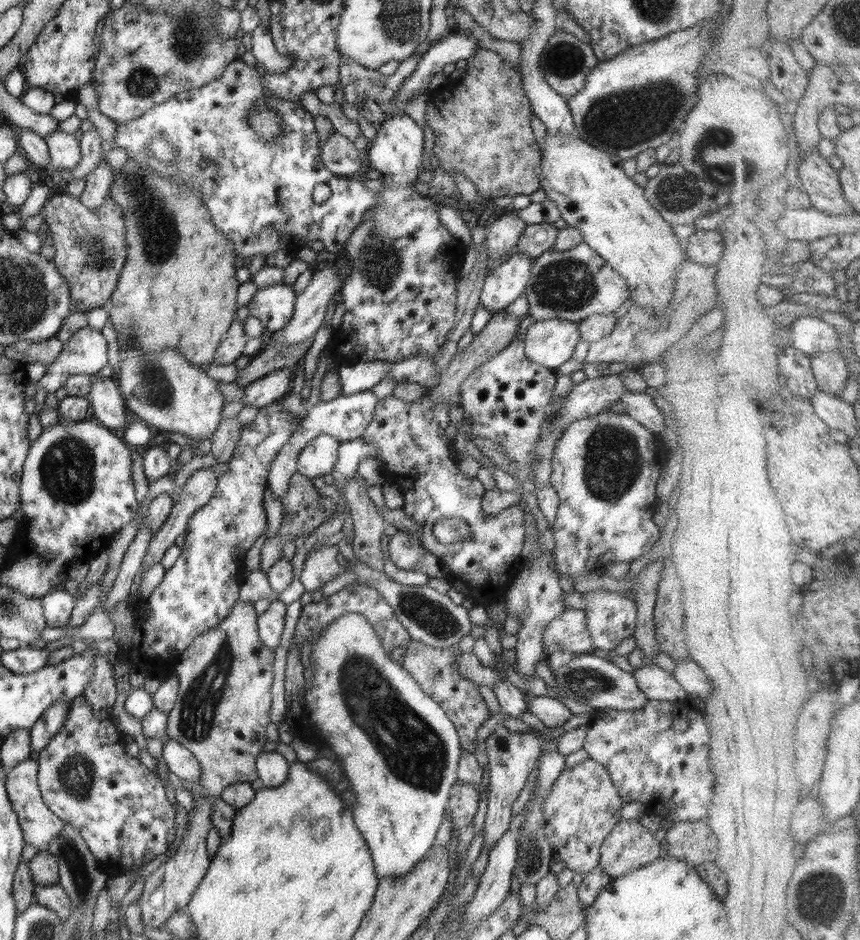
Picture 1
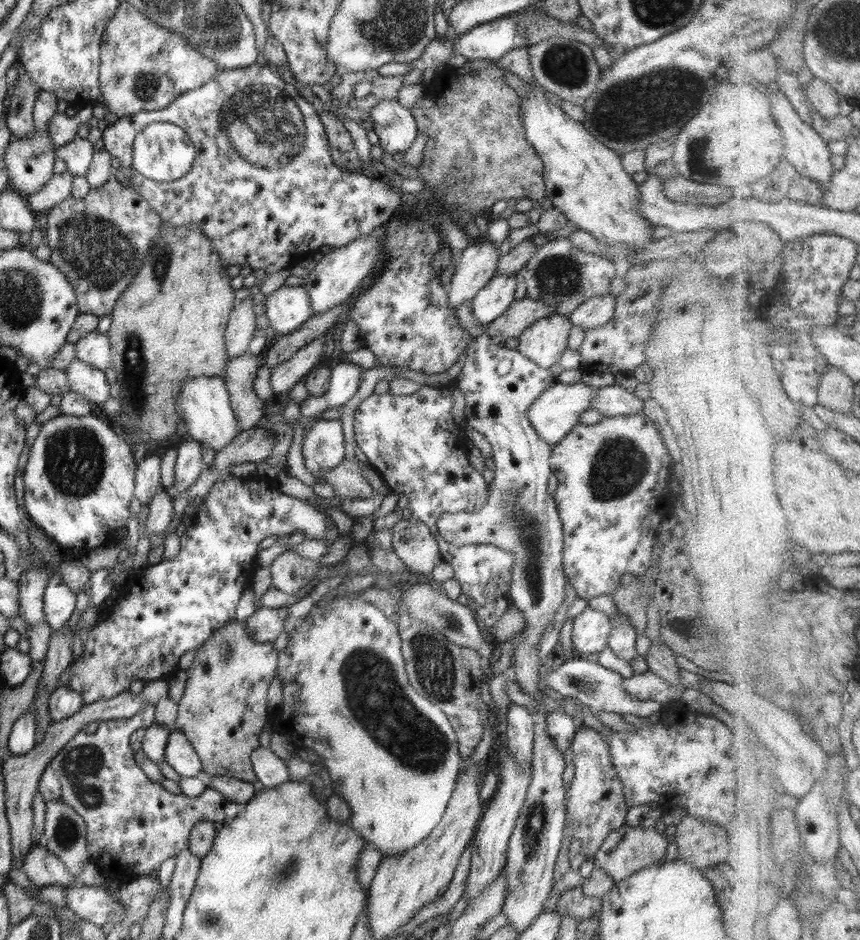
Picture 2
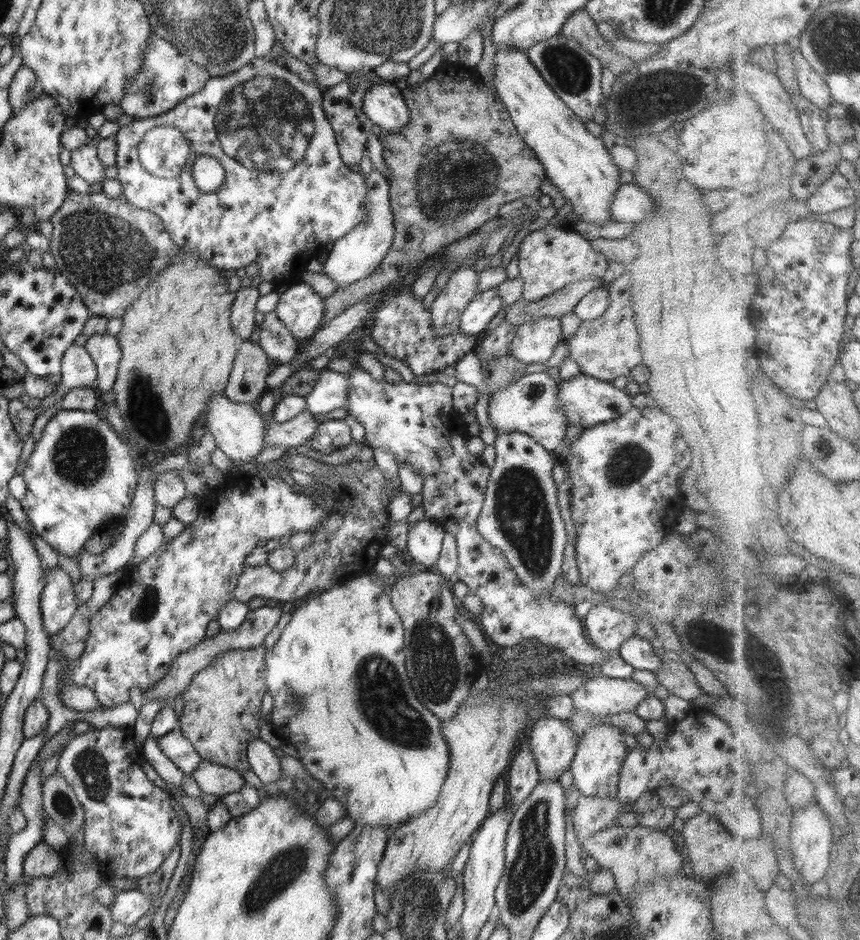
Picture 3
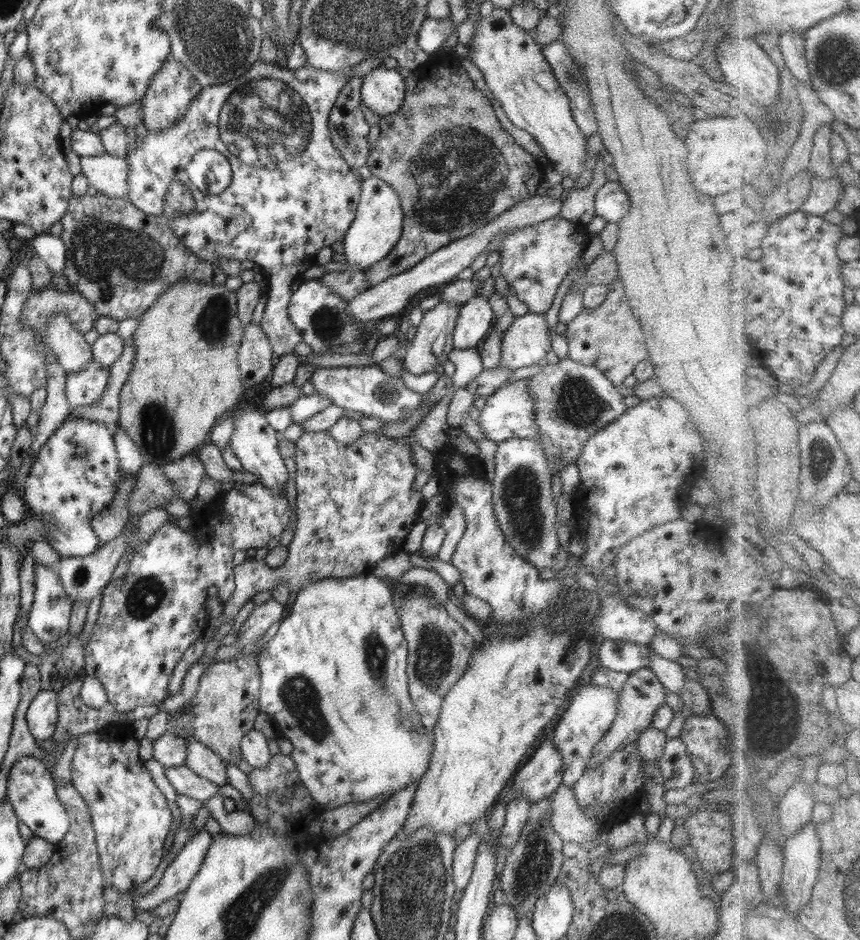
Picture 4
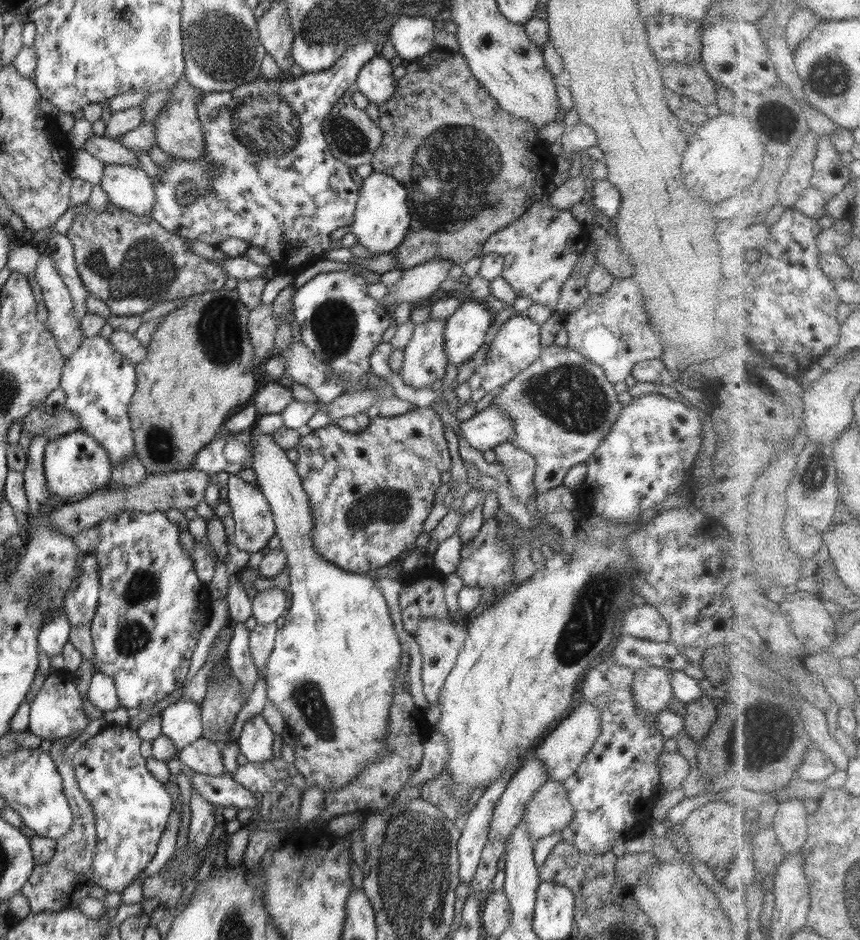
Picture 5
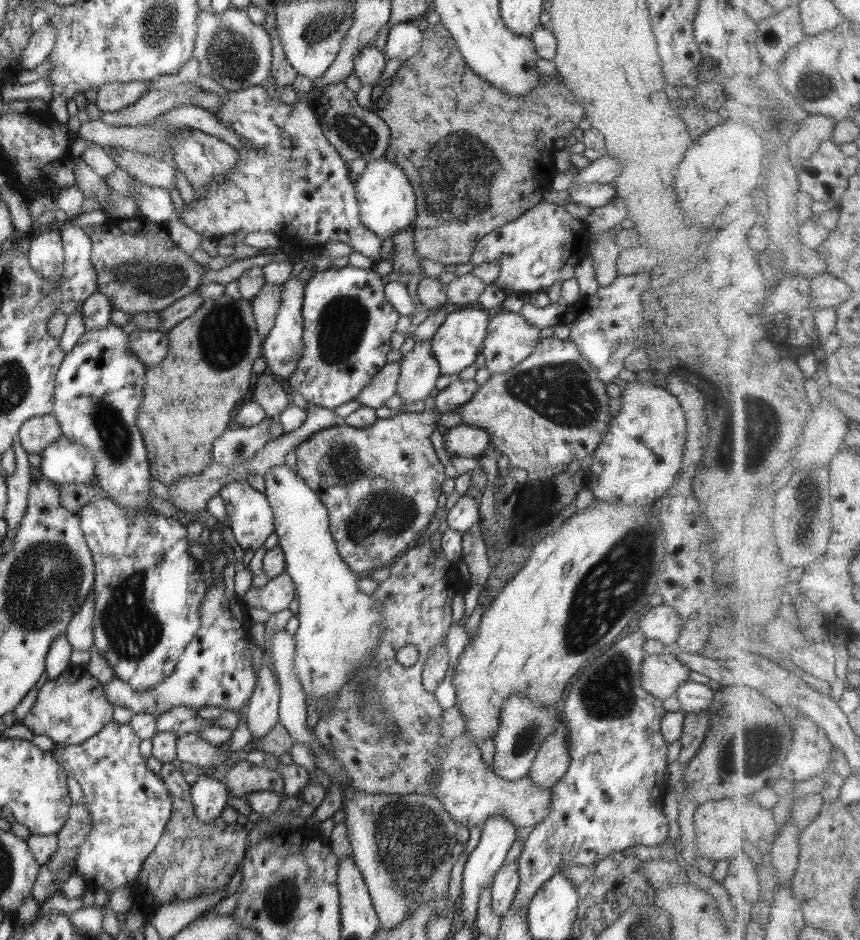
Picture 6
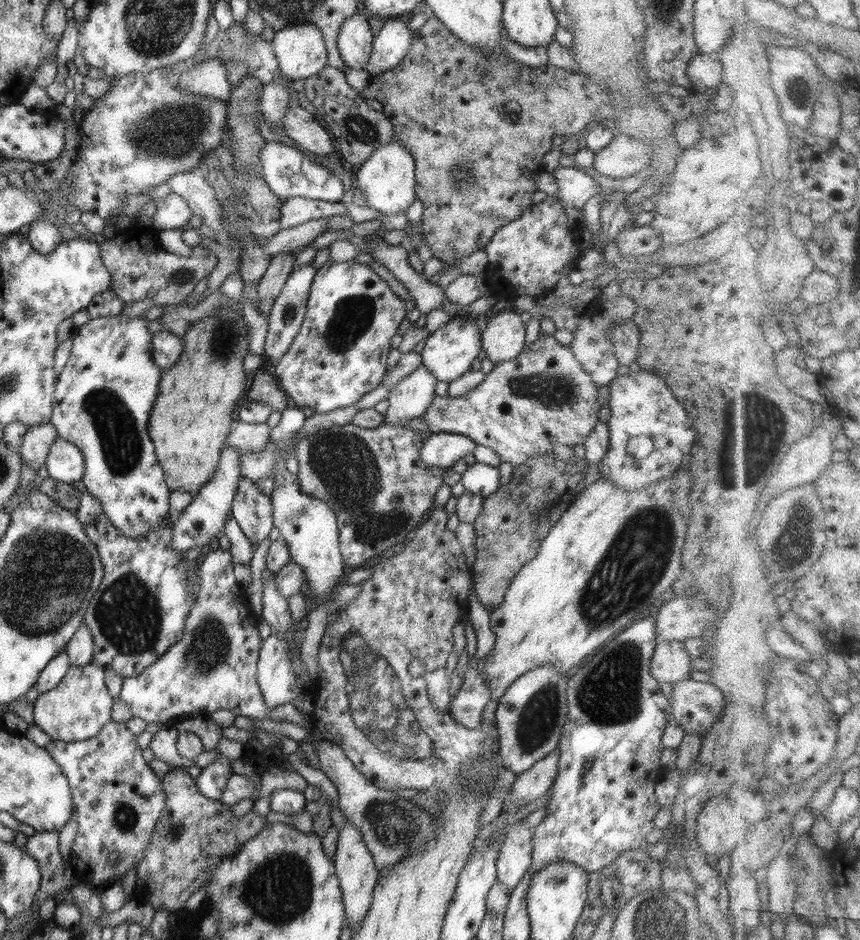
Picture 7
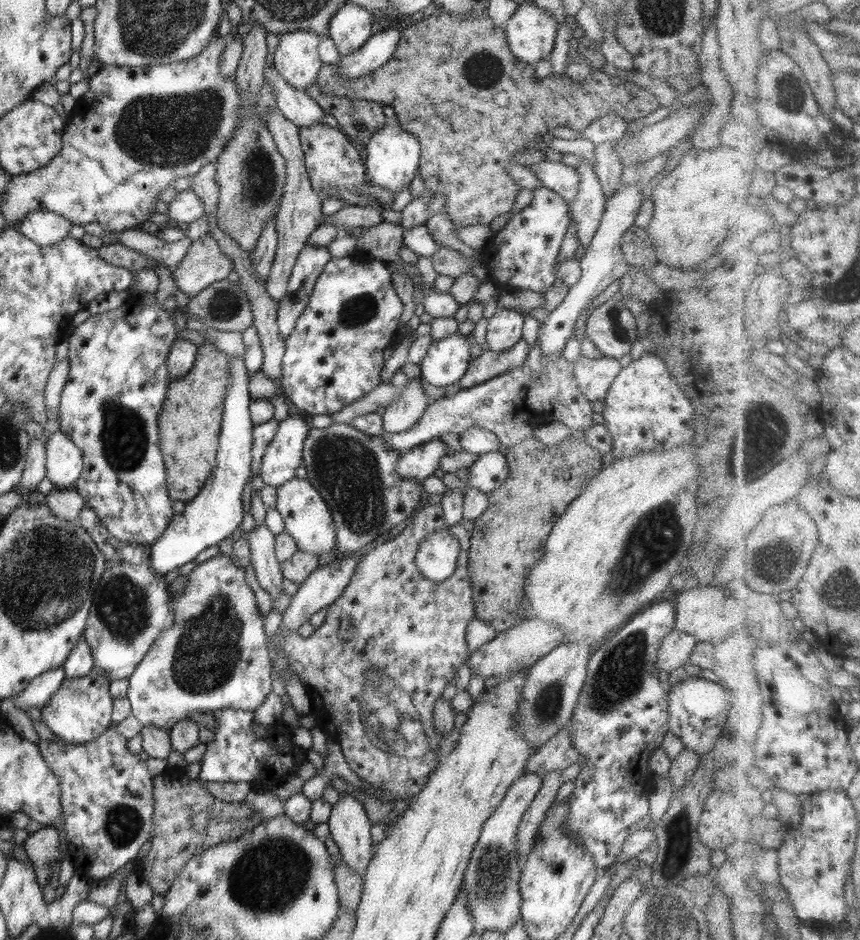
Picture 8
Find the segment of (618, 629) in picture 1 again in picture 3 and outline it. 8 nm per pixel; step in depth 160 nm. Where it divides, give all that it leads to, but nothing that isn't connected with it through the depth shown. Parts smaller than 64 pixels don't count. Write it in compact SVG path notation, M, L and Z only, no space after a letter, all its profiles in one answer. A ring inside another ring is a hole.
M638 636L628 638L620 645L617 654L635 669L655 673L661 667L662 661L654 653L651 641L645 638Z

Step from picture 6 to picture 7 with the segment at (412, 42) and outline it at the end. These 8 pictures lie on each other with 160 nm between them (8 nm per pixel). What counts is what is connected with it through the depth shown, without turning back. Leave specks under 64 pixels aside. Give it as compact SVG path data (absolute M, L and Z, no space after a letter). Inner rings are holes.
M387 18L382 30L372 40L372 57L367 64L369 74L379 75L398 66L410 51L412 31L408 19Z

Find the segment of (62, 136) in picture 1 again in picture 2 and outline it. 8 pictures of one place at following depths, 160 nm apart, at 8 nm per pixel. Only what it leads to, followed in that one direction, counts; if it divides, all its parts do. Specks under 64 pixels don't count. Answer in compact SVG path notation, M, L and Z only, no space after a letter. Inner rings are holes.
M76 135L76 138L67 145L57 146L55 155L56 158L65 162L68 172L73 176L84 177L92 162L96 147L88 139Z

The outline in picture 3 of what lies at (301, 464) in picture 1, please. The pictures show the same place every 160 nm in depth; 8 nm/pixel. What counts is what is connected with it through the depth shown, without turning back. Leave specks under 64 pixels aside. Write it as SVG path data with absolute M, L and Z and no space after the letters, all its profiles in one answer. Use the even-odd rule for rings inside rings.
M329 419L316 427L316 432L307 445L312 450L329 455L331 452L345 449L353 442L348 419Z

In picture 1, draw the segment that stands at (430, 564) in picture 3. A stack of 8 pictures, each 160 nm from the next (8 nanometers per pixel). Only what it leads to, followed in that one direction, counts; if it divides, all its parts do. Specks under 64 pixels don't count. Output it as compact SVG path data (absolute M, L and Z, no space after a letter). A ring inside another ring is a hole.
M397 530L396 534L391 536L387 550L395 566L404 570L412 570L427 551L421 541L415 541L409 535L412 533Z

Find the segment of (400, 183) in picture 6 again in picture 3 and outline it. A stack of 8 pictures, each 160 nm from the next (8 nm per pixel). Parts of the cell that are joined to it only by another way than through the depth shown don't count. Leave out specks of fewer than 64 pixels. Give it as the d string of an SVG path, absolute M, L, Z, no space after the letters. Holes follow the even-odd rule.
M376 168L366 174L366 178L368 185L367 217L354 230L350 230L346 236L339 238L334 243L328 258L323 263L321 272L330 276L338 289L346 288L370 276L391 249L395 226L394 215L390 208L389 181Z

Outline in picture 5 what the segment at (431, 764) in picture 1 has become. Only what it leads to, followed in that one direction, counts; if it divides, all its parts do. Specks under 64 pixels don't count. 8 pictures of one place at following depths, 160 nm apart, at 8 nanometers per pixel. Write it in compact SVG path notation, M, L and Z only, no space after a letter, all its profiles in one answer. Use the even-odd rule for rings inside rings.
M252 427L250 432L252 445L252 464L251 468L256 473L256 485L264 494L264 498L270 505L272 515L274 516L274 524L276 524L276 536L281 540L281 549L284 550L287 556L288 568L290 568L290 585L288 592L292 593L292 600L290 600L290 608L285 612L285 623L282 628L278 629L275 636L275 643L264 668L259 669L259 675L266 681L267 686L267 700L276 706L276 710L280 710L282 718L286 723L286 731L294 729L299 737L296 743L296 748L293 752L295 760L293 765L296 770L304 776L312 785L319 786L326 795L326 792L336 790L348 784L357 774L363 772L367 768L367 764L371 764L375 758L379 758L385 750L387 750L388 723L389 710L393 703L393 696L395 695L395 676L397 670L401 665L401 654L403 654L403 645L398 639L398 633L392 619L390 619L390 612L388 611L388 604L383 596L383 593L378 586L376 586L376 577L371 574L356 574L342 570L335 564L330 564L324 560L319 554L315 553L313 542L311 541L310 532L314 528L314 519L312 519L312 509L310 509L308 495L302 487L302 478L297 474L297 469L294 462L291 462L278 443L274 440L271 434L266 434L260 430L260 427Z

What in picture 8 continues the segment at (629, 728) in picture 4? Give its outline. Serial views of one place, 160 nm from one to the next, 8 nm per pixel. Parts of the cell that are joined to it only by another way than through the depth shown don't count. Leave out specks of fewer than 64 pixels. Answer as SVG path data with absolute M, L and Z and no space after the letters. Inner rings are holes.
M673 630L663 637L657 650L656 666L659 671L672 672L680 666L687 666L692 650L696 646L696 637L685 632Z

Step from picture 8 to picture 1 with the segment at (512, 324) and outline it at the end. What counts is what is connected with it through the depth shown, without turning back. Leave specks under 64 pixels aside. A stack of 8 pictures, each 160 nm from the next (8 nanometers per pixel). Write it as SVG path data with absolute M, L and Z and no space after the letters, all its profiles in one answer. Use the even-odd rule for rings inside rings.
M558 318L536 321L525 334L525 354L529 361L557 369L571 359L580 341L581 332L576 322Z

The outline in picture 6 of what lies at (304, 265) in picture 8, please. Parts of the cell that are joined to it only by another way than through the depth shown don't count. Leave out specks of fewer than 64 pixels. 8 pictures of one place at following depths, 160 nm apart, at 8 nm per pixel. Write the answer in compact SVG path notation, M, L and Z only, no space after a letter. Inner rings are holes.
M298 276L290 279L282 288L281 305L276 315L275 325L262 343L262 354L267 363L267 372L280 380L289 380L297 370L297 360L303 351L303 303L305 284L298 282Z

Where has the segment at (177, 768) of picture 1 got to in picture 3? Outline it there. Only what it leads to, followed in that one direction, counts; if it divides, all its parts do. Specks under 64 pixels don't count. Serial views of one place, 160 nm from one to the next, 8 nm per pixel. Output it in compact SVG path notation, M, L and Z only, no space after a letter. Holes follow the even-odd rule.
M179 728L161 736L158 738L158 742L164 754L184 774L191 775L201 763L201 756Z

